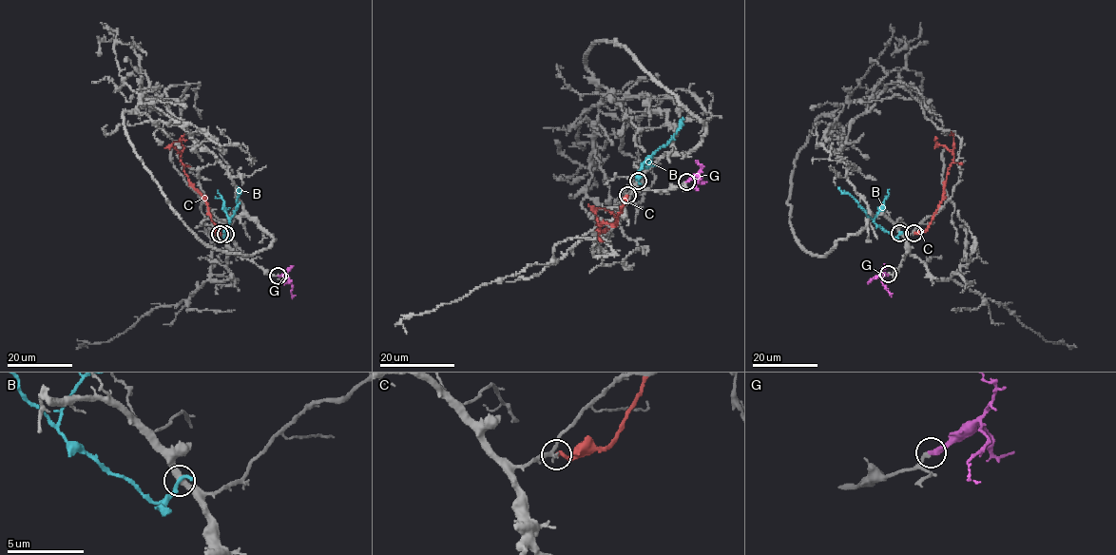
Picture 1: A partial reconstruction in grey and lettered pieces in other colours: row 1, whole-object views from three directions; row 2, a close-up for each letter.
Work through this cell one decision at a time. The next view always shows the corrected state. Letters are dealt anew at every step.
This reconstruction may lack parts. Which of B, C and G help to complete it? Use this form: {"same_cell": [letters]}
{"same_cell": ["G"]}

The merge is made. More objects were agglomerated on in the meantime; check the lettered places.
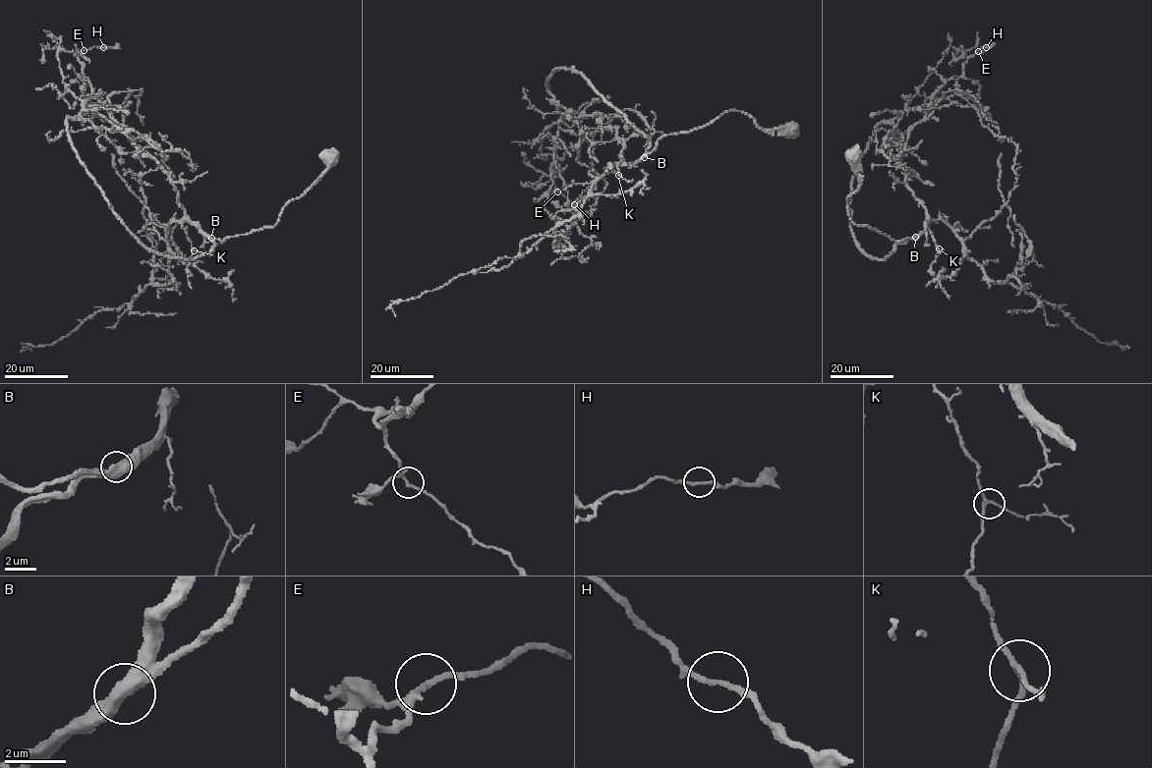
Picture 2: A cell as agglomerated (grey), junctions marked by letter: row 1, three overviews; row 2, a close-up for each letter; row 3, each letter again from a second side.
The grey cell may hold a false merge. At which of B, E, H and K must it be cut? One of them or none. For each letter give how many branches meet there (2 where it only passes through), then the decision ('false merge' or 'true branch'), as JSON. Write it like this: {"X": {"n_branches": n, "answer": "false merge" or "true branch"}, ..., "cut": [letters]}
{"B": {"n_branches": 2, "answer": "true branch"}, "E": {"n_branches": 3, "answer": "true branch"}, "H": {"n_branches": 2, "answer": "true branch"}, "K": {"n_branches": 3, "answer": "true branch"}, "cut": []}

